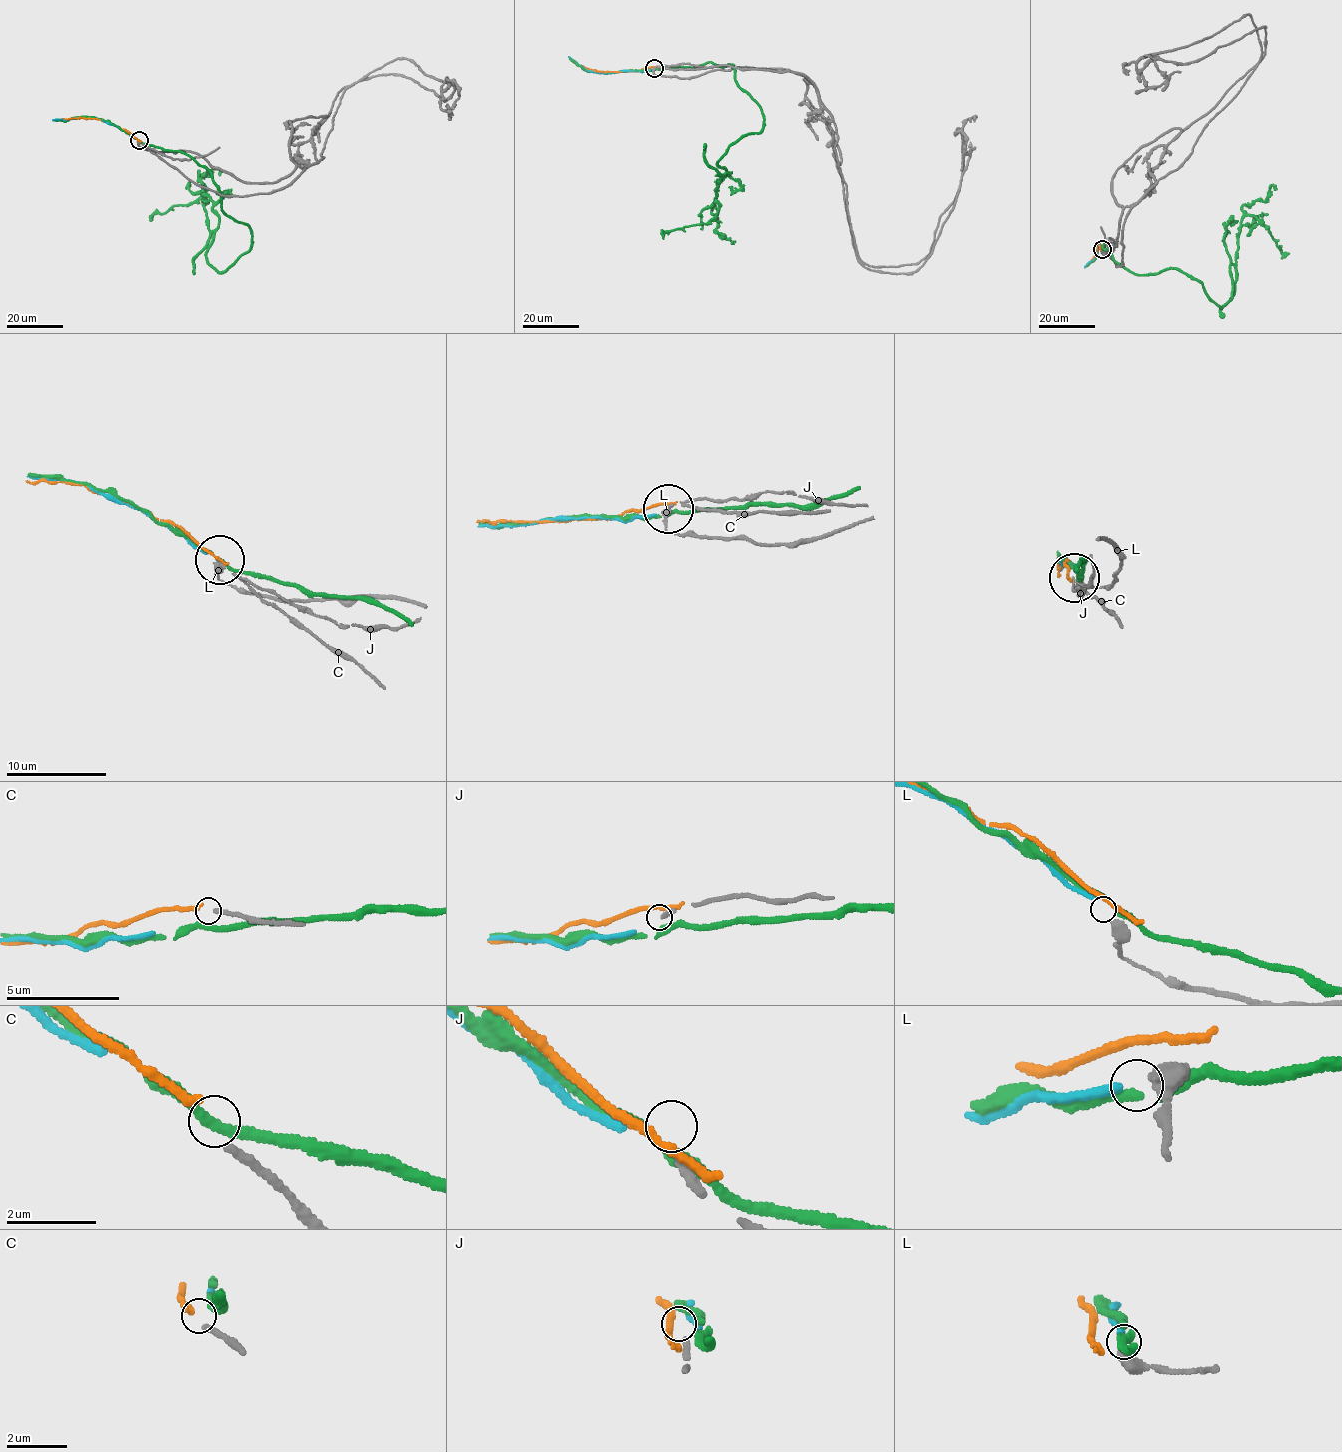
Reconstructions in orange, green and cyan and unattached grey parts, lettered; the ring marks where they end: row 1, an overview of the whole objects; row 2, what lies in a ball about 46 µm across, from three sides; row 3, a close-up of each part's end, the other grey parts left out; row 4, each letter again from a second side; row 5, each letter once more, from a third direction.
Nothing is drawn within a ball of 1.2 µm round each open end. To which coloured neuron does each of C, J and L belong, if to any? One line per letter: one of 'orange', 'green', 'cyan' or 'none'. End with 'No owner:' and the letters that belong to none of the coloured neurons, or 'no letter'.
C: orange
J: none
L: cyan
No owner: J

